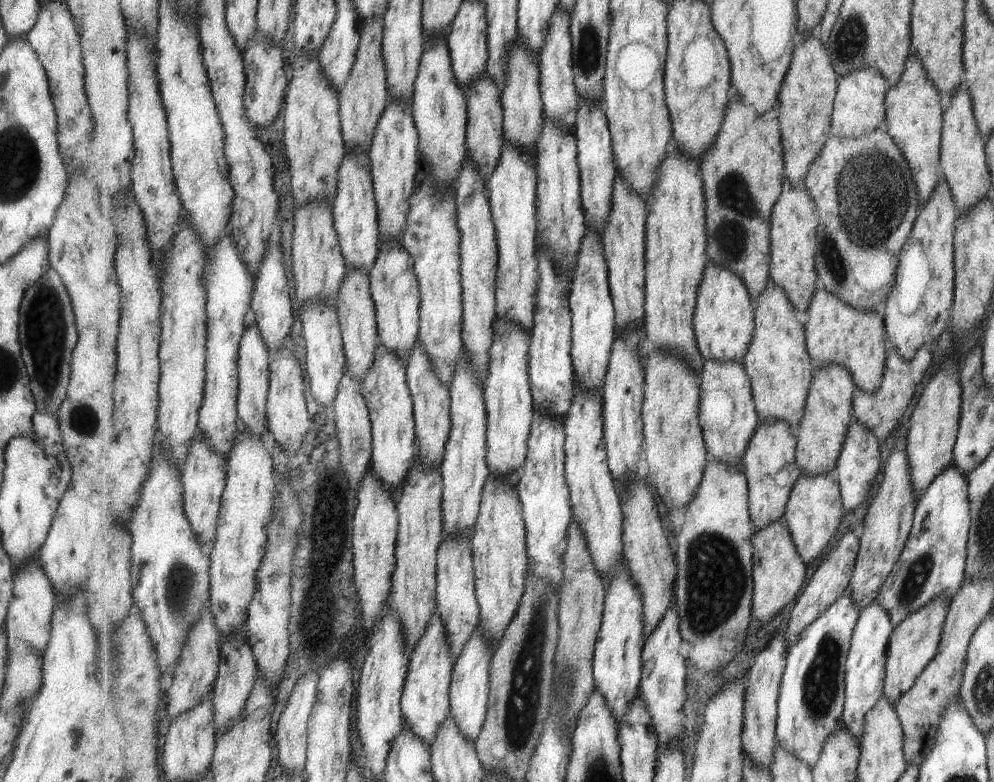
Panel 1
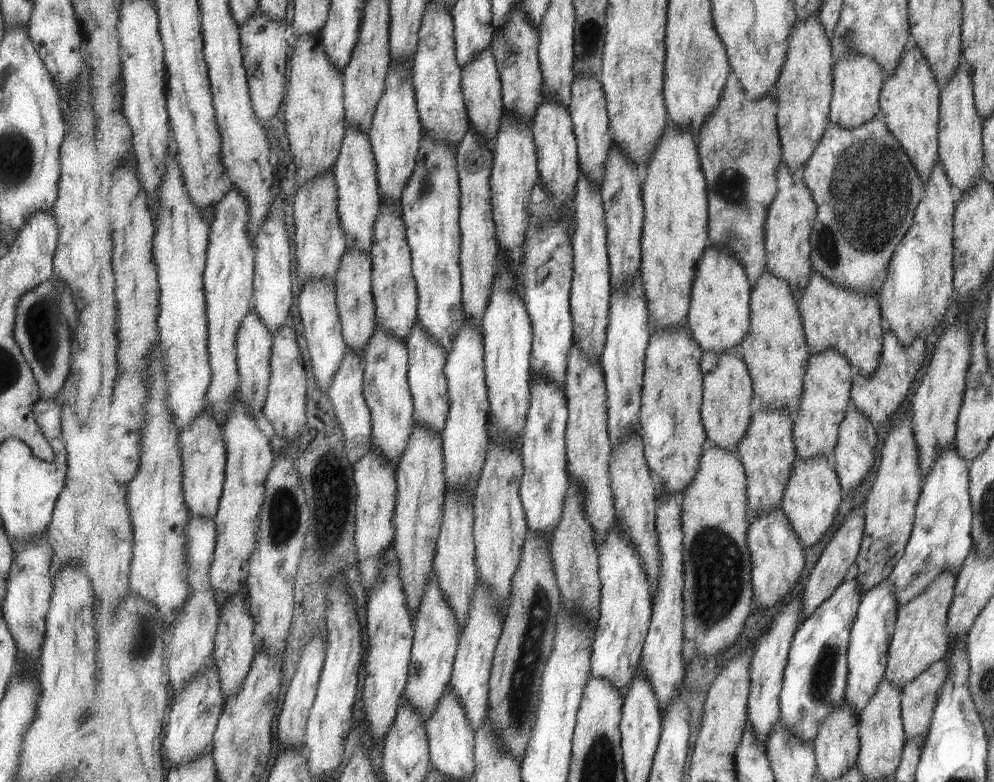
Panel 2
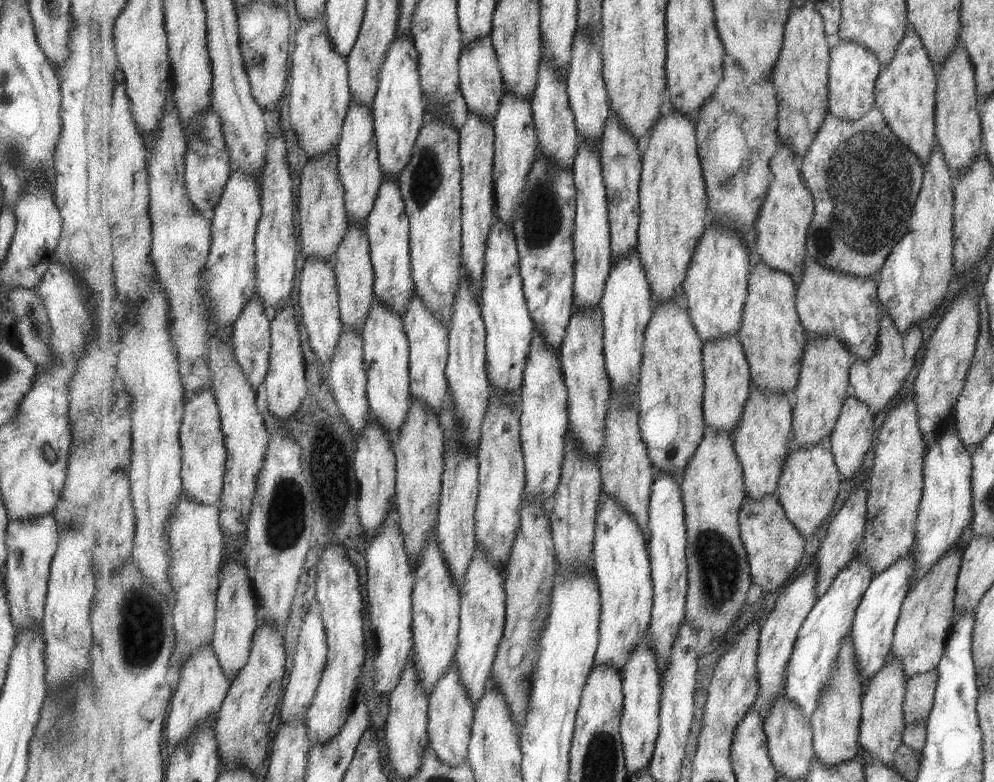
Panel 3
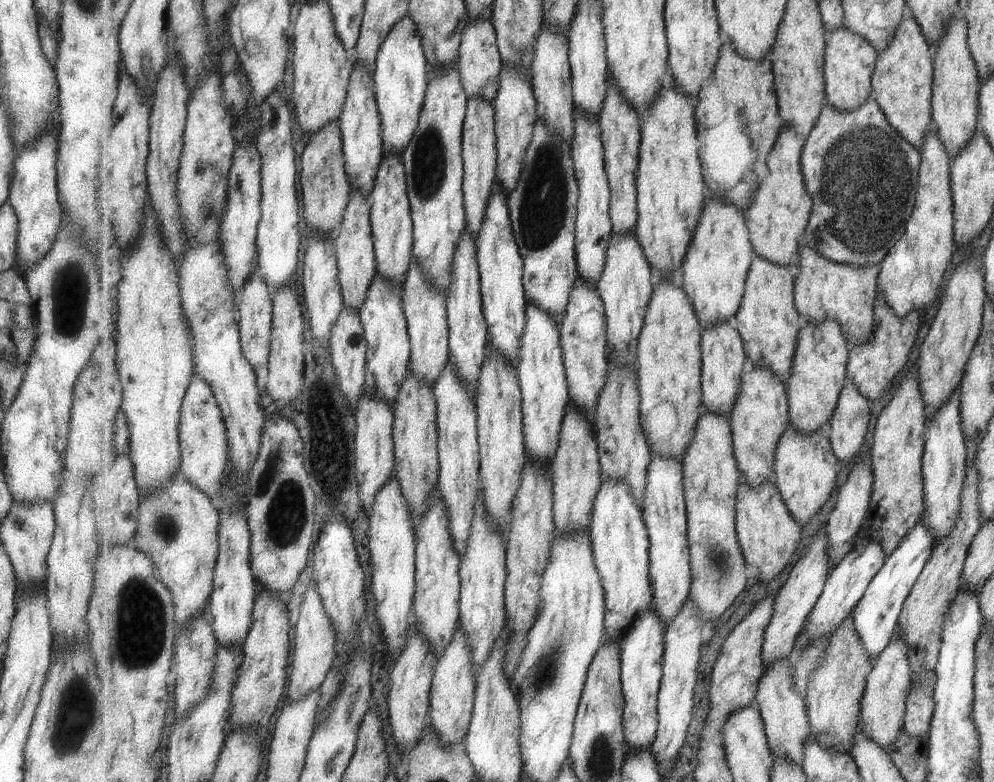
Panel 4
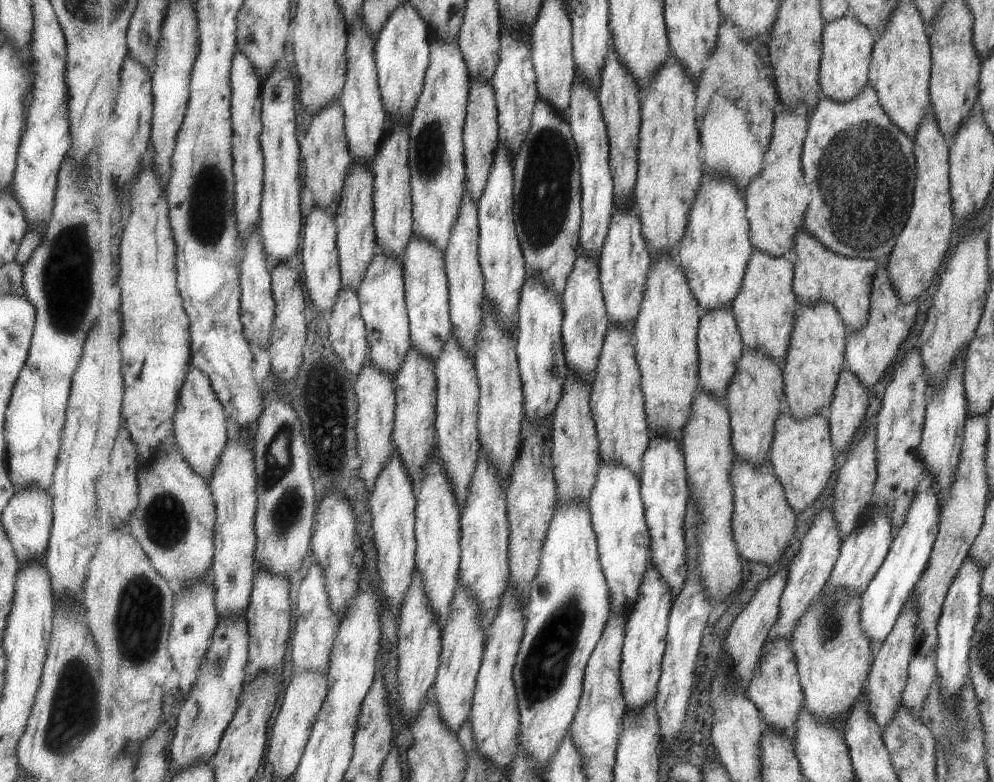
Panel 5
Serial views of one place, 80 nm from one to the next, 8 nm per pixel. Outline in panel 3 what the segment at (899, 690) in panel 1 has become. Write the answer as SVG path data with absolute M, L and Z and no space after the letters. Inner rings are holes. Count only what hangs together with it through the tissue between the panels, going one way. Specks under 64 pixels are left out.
M963 549L948 551L919 583L906 592L894 626L890 656L900 661L903 676L907 679L937 668L944 654L952 628L955 585L962 552Z

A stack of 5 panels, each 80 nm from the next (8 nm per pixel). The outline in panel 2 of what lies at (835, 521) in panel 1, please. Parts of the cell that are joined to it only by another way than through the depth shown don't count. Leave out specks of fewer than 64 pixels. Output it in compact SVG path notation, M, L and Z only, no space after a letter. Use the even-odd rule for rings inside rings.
M822 455L810 461L796 462L794 474L789 479L786 491L782 496L781 508L791 521L804 549L813 548L815 544L819 544L823 536L831 530L835 516L839 512L839 506L843 504L841 489L840 478L832 459Z

